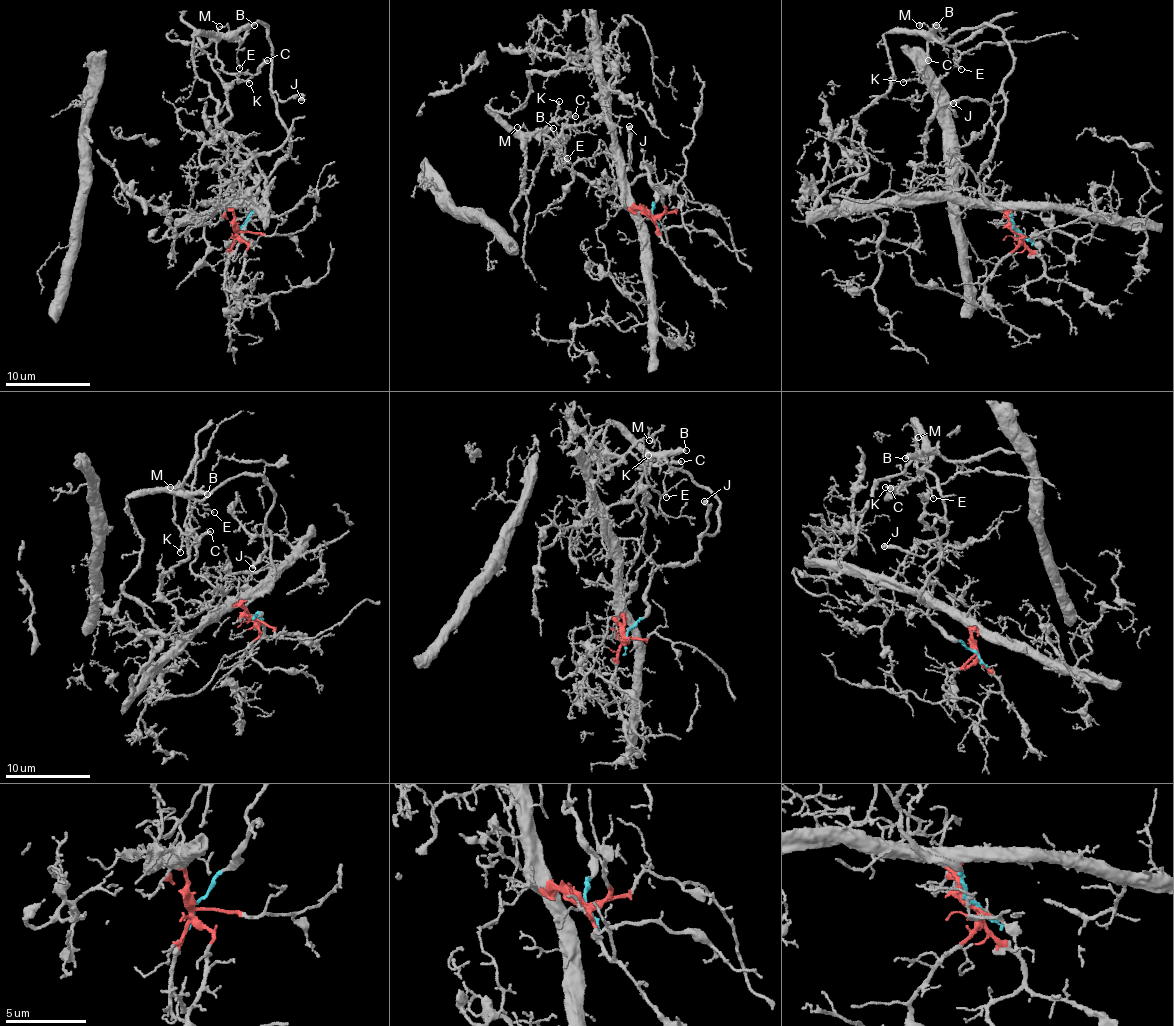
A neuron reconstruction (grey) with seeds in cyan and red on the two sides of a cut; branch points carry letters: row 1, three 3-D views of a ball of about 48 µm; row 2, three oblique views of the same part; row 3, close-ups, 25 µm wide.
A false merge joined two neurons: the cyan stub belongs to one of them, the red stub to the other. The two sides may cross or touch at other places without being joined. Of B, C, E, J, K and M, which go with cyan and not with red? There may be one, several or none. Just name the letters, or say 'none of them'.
B, C, E, J, K, M

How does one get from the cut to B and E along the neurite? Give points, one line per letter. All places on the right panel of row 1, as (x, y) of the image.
B: (1019, 232), (979, 180), (1013, 52), (987, 24), (942, 42), (937, 26)
E: (1019, 232), (979, 180), (1012, 71), (1005, 35), (986, 24), (965, 28), (944, 44), (960, 70)

